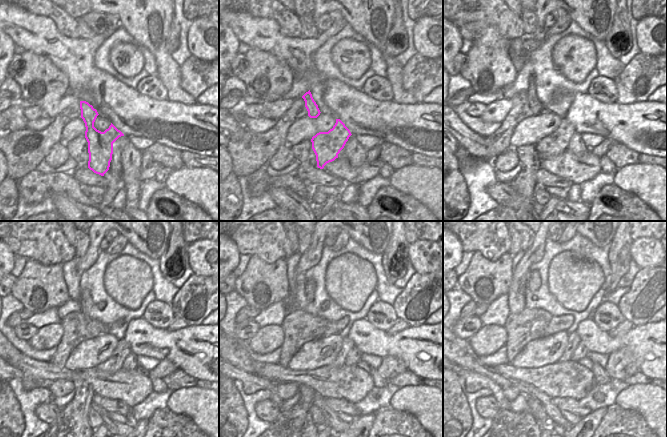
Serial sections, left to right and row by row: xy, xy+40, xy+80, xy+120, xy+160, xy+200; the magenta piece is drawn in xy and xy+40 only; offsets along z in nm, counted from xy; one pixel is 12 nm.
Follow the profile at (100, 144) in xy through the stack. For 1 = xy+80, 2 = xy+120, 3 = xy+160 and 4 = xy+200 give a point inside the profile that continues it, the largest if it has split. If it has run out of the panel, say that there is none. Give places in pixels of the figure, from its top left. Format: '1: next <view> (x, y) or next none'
1: next xy+80 (555, 144)
2: next xy+120 (113, 364)
3: next xy+160 (347, 345)
4: next xy+200 (573, 340)

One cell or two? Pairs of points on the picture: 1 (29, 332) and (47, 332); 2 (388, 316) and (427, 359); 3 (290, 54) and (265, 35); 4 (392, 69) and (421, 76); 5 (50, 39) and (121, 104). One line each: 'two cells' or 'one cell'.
1: two cells
2: two cells
3: one cell
4: two cells
5: one cell

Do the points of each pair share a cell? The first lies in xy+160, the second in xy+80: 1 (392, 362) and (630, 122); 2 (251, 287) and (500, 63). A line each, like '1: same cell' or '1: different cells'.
1: different cells
2: same cell

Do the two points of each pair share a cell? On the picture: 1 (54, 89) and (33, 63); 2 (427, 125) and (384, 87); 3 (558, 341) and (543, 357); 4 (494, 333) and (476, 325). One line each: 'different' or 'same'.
1: same
2: different
3: same
4: different

